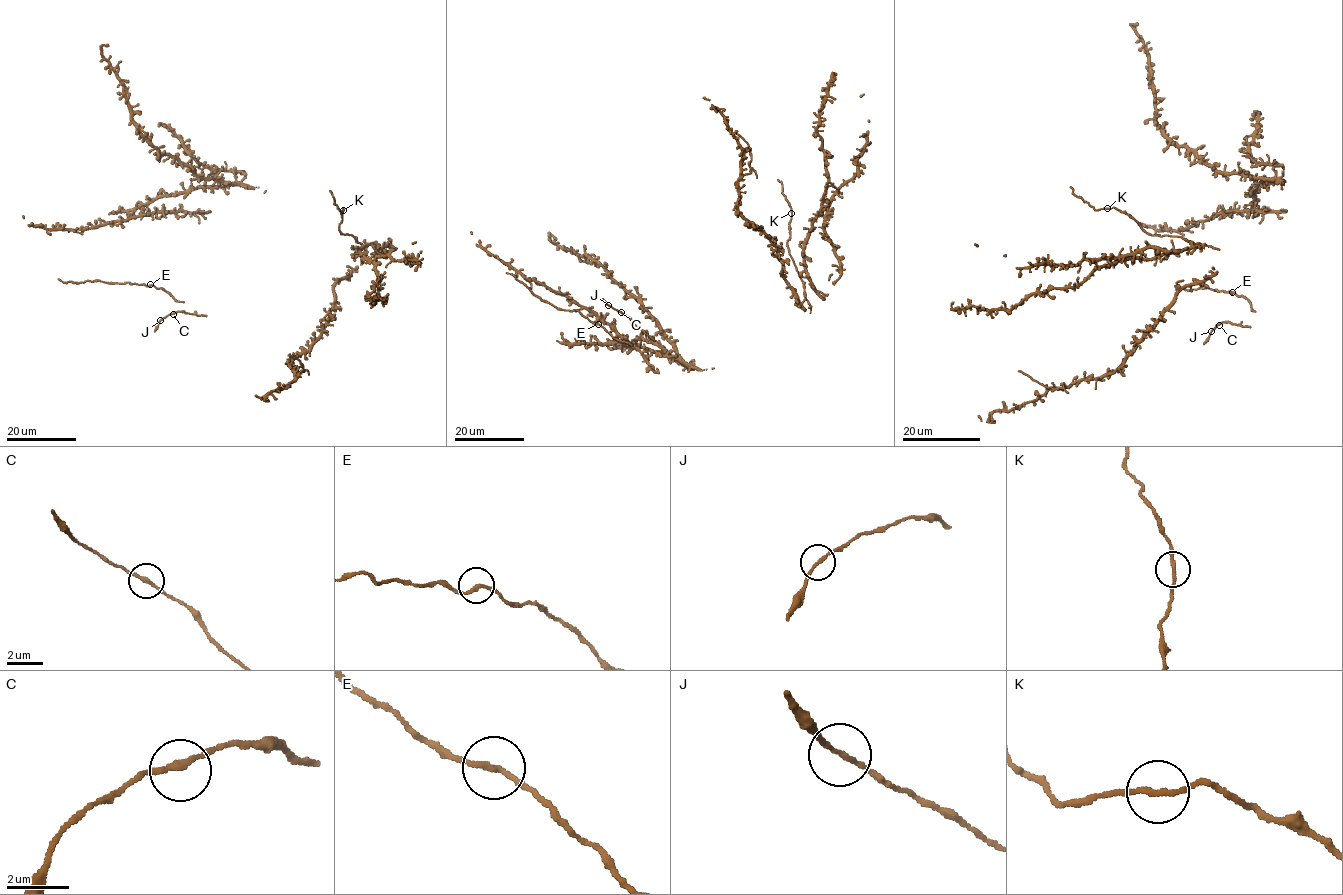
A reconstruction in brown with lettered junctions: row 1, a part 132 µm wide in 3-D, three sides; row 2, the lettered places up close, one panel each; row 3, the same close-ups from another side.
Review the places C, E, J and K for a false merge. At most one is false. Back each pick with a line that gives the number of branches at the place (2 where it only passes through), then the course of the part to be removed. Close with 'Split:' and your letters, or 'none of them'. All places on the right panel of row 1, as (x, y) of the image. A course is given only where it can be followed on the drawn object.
Split: none of them

